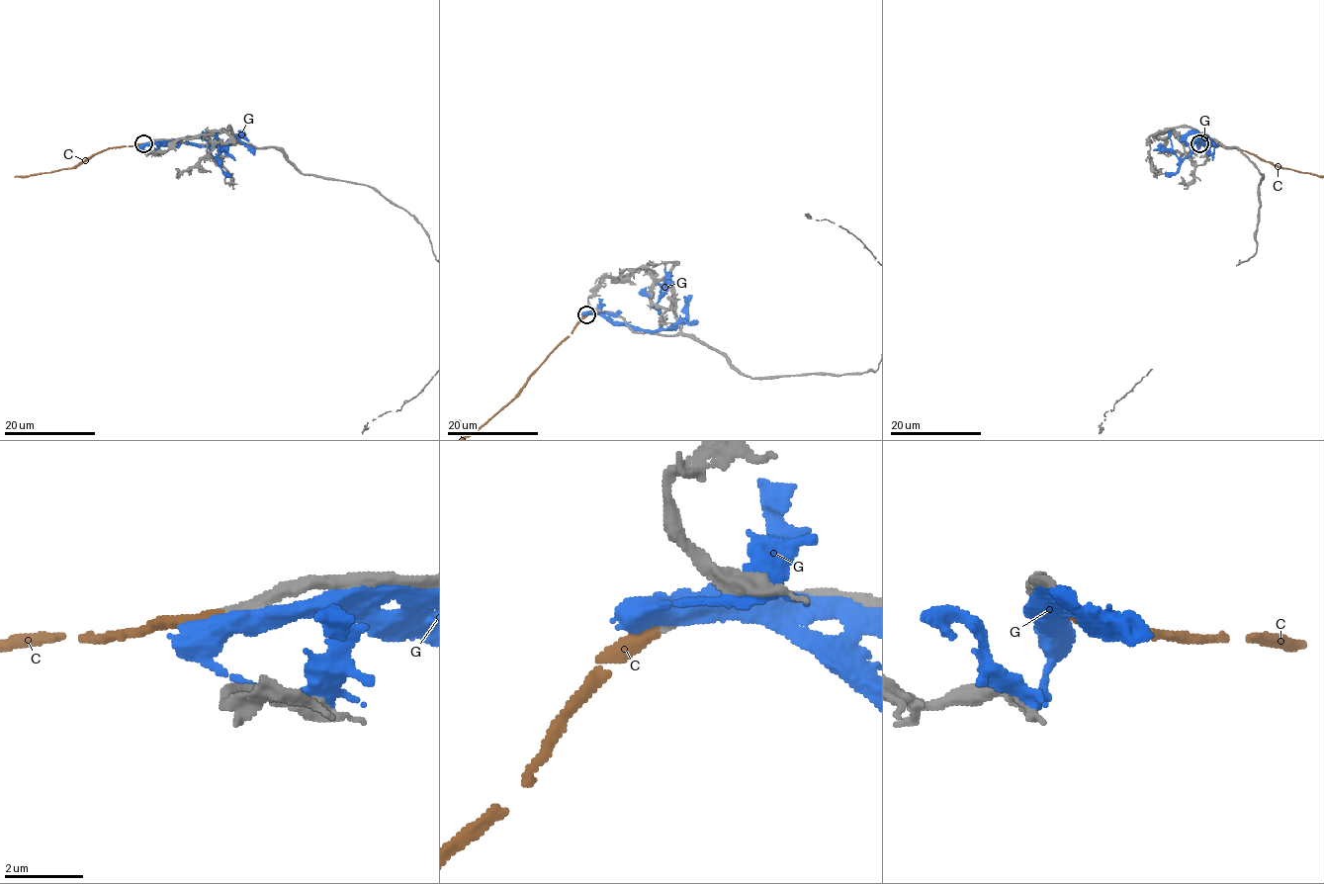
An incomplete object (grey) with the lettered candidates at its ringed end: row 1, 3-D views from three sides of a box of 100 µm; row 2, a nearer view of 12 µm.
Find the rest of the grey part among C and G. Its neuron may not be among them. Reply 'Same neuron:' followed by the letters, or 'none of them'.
Same neuron: C

